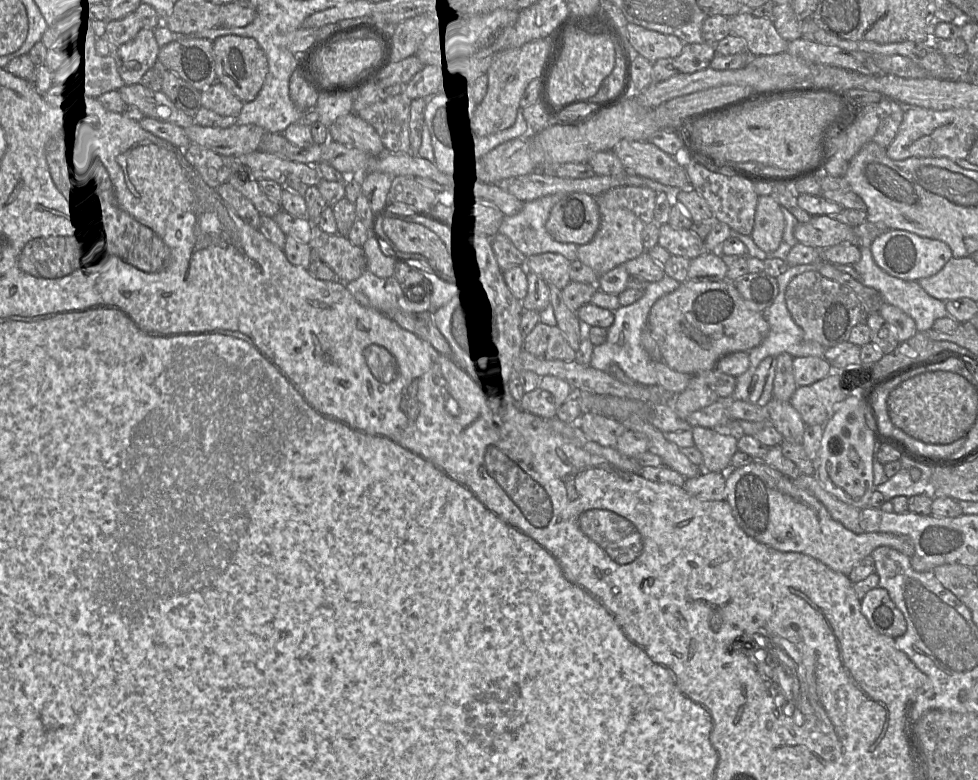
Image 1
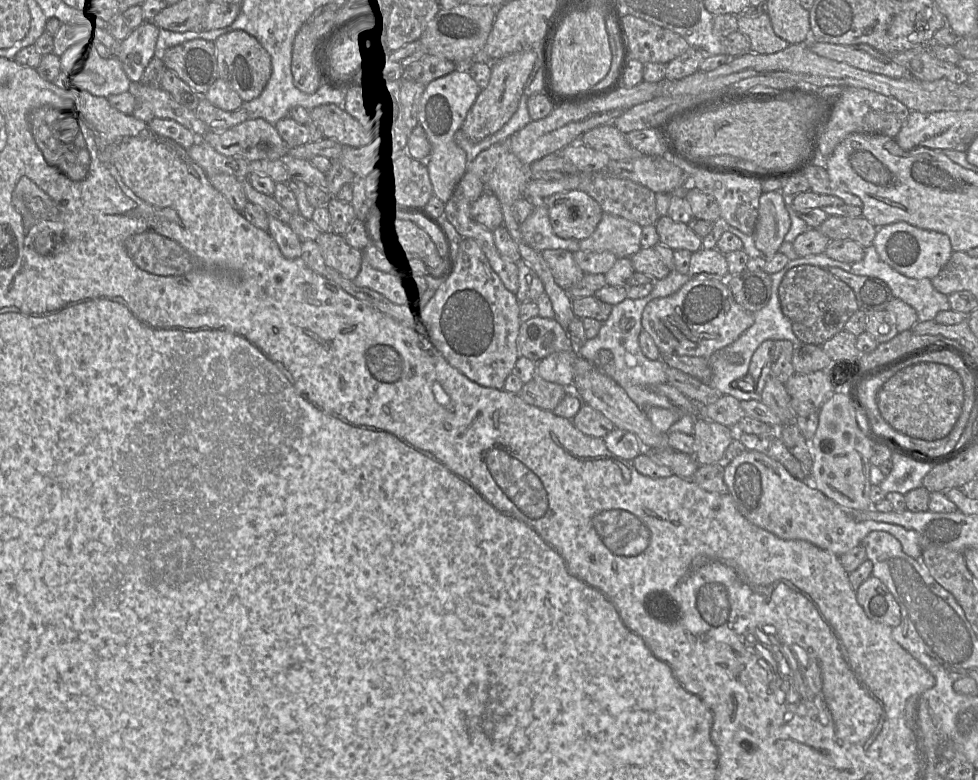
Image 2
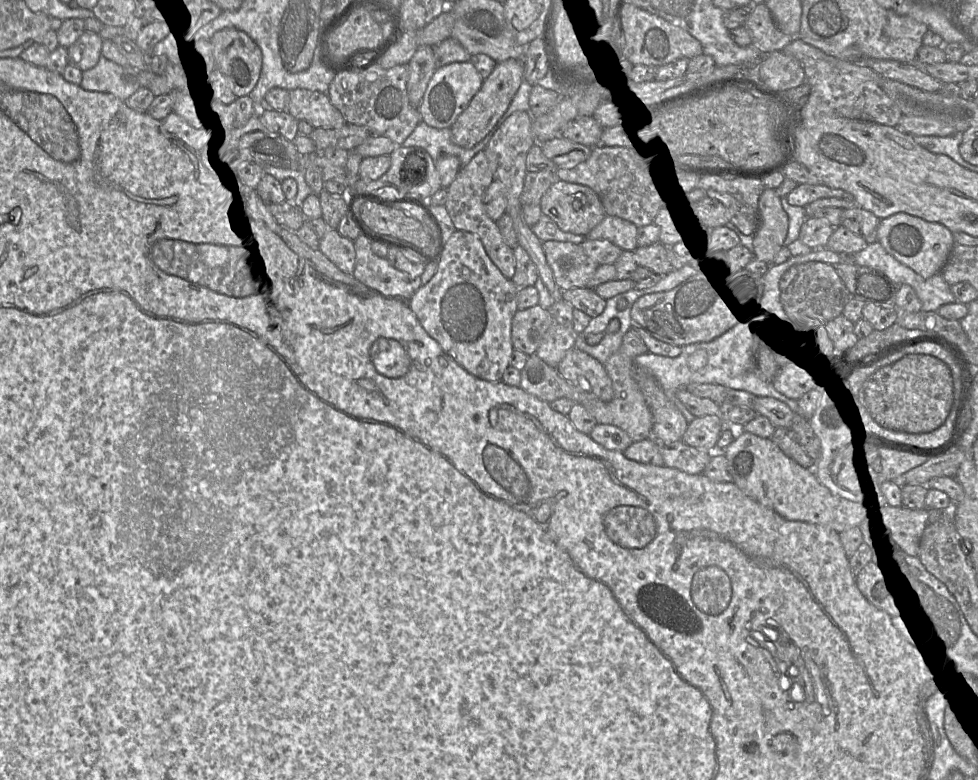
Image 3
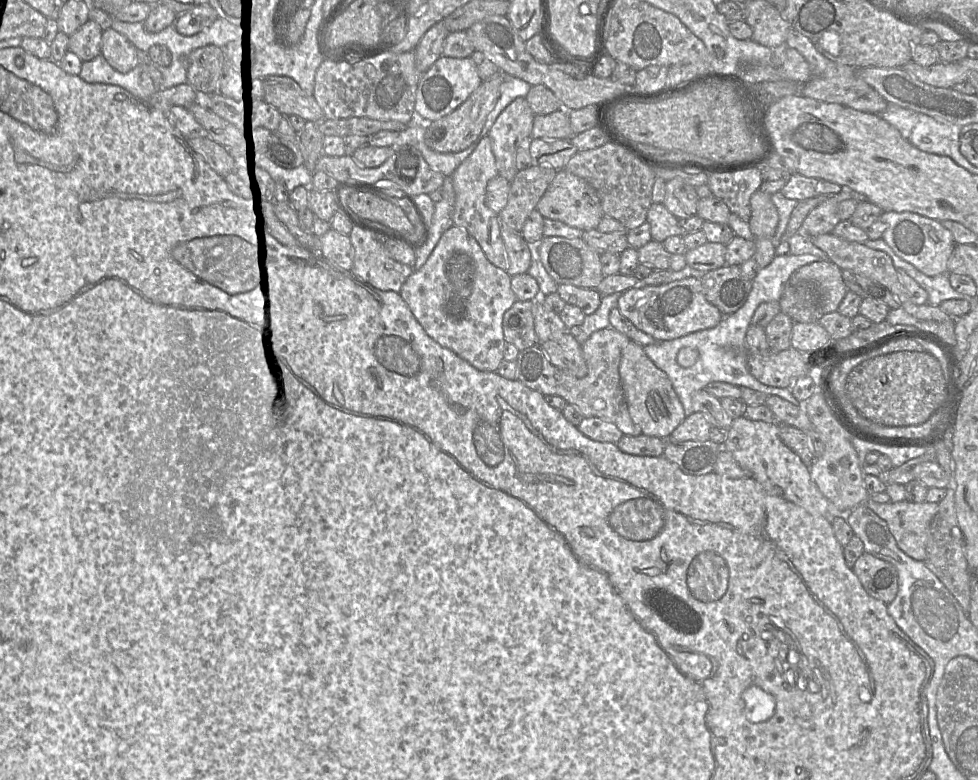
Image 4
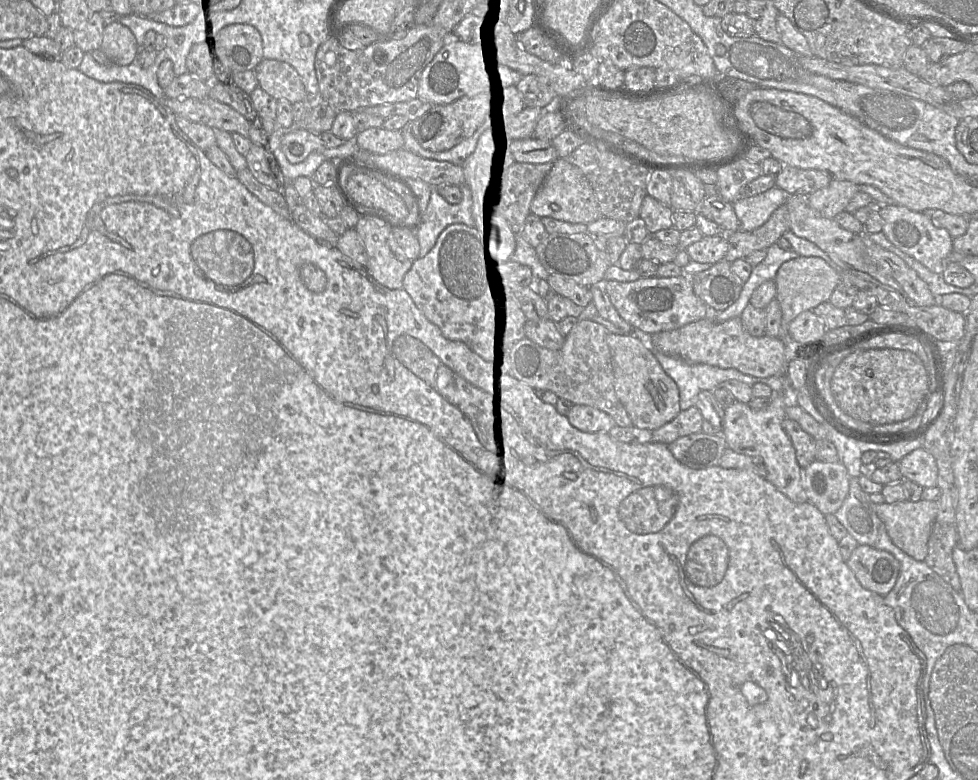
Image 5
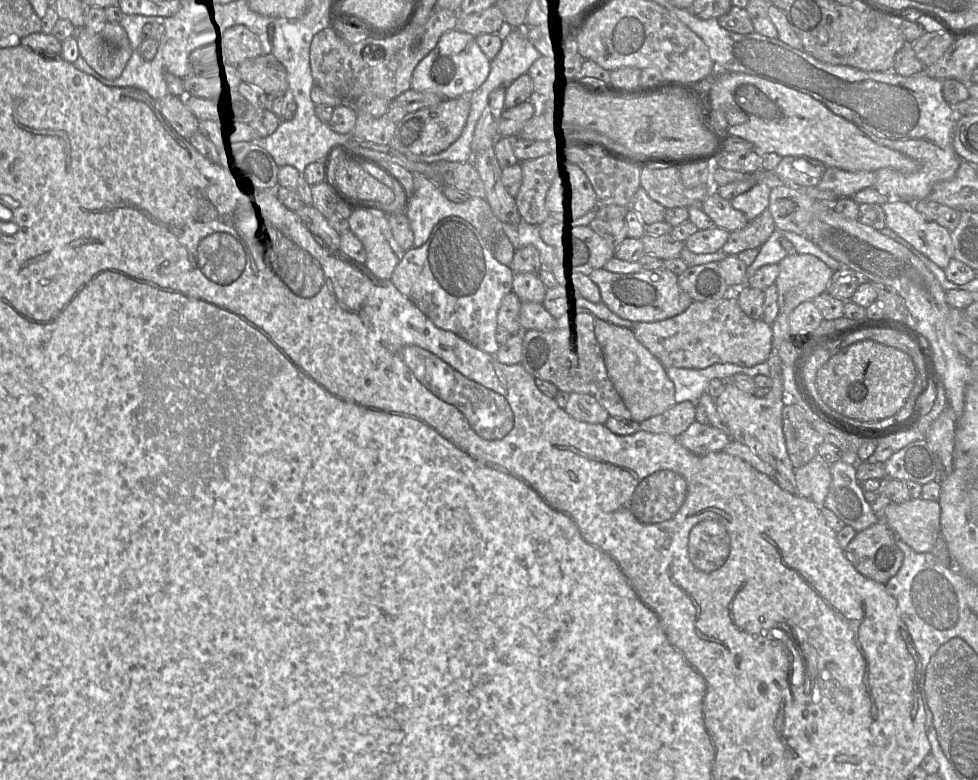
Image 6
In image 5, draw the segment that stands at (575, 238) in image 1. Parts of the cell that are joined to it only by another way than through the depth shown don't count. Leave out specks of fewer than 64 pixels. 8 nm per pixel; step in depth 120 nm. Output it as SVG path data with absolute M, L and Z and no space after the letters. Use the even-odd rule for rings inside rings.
M559 158L554 162L552 170L532 202L531 212L542 218L552 217L565 222L587 225L603 217L590 182L567 158Z

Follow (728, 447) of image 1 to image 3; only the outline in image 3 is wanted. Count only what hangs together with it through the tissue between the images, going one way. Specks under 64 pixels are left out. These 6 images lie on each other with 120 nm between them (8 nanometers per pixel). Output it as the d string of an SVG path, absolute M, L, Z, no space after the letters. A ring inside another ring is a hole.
M717 416L695 417L692 422L688 423L682 441L689 446L714 452L722 430L722 418Z

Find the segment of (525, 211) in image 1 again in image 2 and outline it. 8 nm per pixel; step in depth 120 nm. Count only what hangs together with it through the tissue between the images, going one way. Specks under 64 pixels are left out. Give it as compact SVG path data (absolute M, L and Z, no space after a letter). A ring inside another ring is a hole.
M537 202L533 213L520 224L520 231L524 242L539 252L564 249L575 253L580 250L579 240L563 239L554 233L548 208L543 202Z

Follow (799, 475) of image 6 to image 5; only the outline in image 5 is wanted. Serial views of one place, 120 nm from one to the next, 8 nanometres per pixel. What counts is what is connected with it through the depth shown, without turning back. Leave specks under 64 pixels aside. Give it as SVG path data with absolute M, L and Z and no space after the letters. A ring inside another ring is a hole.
M814 460L803 468L802 486L813 504L823 515L835 514L849 492L850 475L840 462Z

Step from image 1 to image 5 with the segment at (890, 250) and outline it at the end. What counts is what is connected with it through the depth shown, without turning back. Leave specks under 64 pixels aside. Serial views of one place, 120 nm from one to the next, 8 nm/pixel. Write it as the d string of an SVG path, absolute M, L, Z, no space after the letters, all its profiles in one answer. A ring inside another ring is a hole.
M898 204L882 205L880 216L885 221L883 233L899 249L912 256L934 273L942 274L953 253L953 237L945 228L936 227L923 212Z

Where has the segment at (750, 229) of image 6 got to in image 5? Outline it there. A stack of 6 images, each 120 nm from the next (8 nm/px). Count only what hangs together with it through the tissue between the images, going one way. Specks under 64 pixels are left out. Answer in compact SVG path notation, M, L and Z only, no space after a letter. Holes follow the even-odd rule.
M786 204L777 208L770 216L768 221L759 228L753 231L738 230L733 233L727 234L728 239L728 251L725 256L725 260L732 263L733 261L745 258L754 251L768 249L774 243L783 236L783 234L789 230L789 212Z

